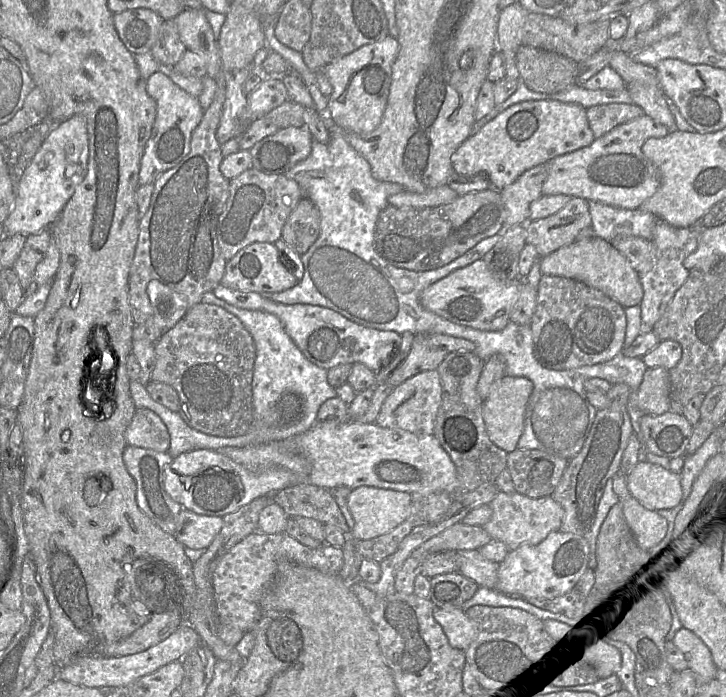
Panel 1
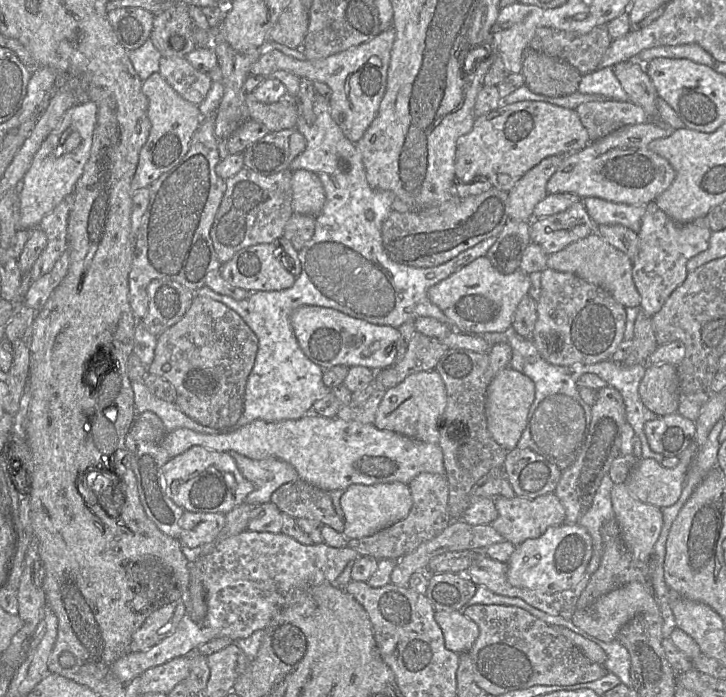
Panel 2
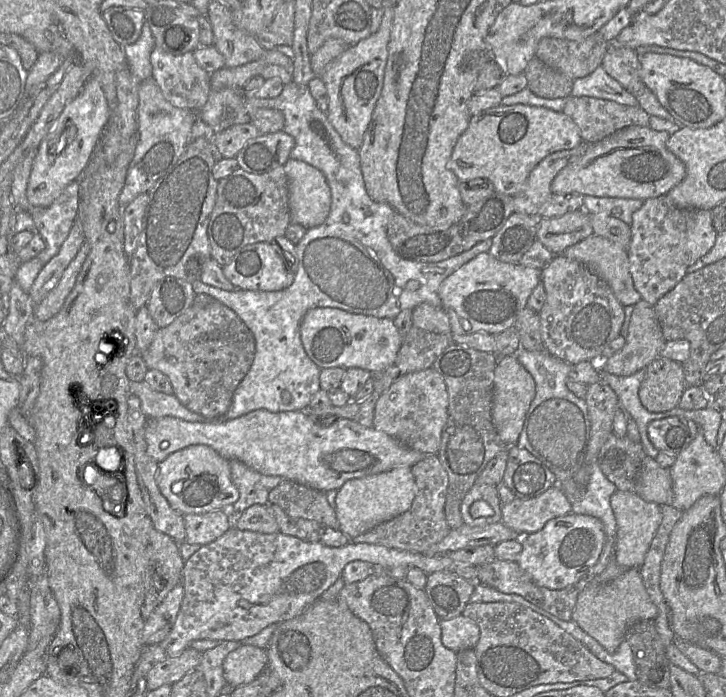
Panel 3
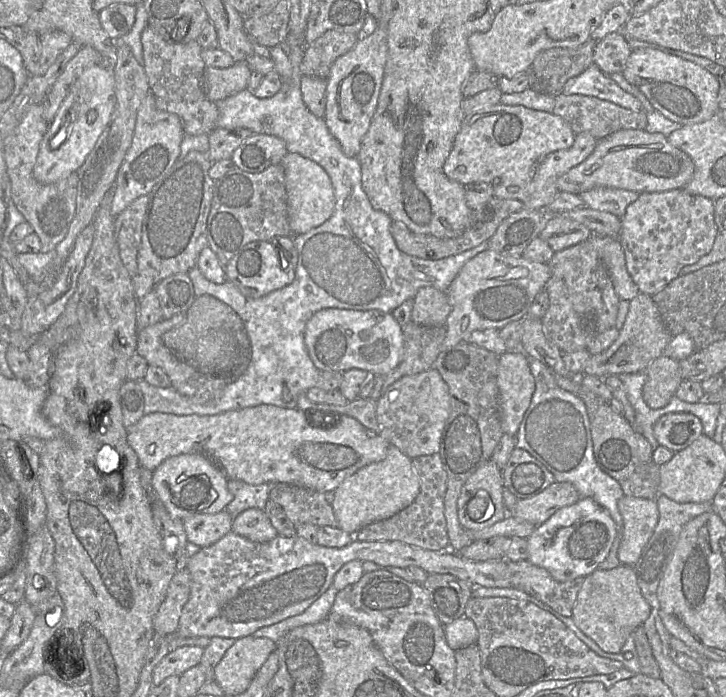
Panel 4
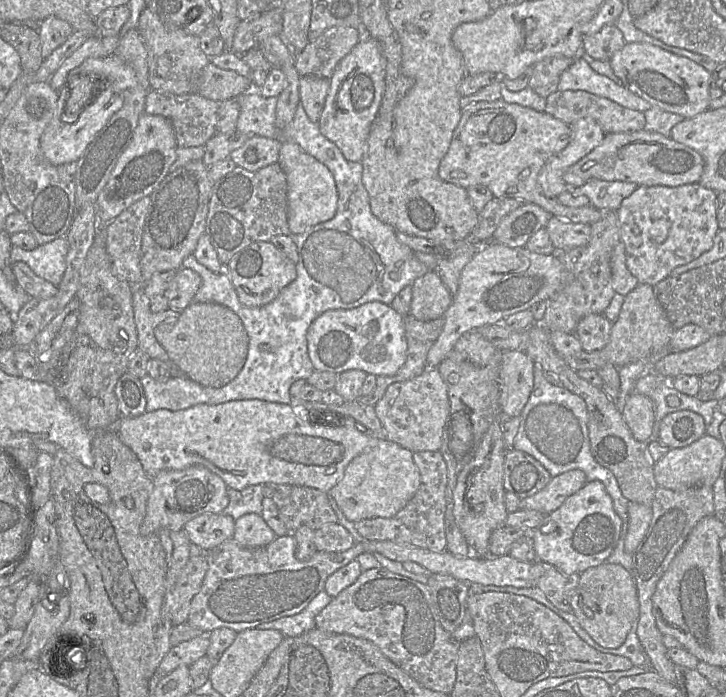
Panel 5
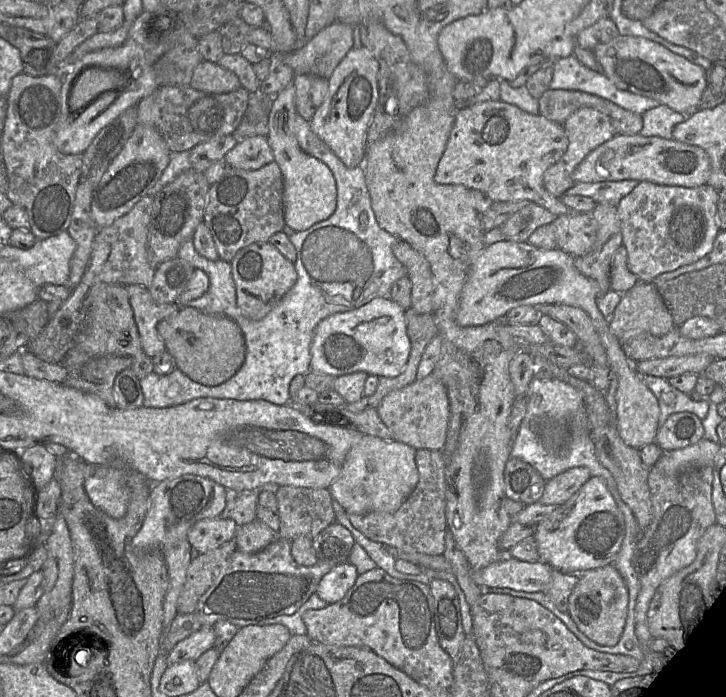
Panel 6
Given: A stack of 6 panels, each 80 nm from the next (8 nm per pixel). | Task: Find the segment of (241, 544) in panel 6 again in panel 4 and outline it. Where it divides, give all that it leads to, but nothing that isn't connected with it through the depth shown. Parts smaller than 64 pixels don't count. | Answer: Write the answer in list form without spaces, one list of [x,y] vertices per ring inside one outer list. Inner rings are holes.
[[[250,508],[233,520],[232,531],[253,542],[264,543],[278,536],[264,510]]]

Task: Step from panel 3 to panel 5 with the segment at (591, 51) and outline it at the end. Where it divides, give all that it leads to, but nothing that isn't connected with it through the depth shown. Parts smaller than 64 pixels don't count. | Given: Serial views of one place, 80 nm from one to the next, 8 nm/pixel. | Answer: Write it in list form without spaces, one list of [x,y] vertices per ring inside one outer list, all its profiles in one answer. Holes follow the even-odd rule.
[[[555,55],[537,62],[533,65],[533,73],[528,87],[544,98],[558,91],[560,76],[572,64],[574,59]]]

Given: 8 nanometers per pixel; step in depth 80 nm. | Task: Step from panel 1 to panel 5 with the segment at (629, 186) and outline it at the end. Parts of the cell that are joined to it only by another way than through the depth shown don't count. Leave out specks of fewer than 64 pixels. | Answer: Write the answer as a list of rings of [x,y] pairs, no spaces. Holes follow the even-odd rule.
[[[640,130],[606,134],[600,145],[564,173],[563,180],[569,189],[591,179],[676,187],[698,183],[703,170],[704,159],[694,149],[660,133]]]

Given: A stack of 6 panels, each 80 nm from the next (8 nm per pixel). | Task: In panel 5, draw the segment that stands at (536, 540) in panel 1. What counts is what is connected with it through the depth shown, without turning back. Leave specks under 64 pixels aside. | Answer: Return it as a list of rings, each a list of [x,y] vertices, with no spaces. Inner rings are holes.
[[[573,469],[555,477],[533,496],[520,500],[519,509],[536,510],[548,515],[572,494],[580,490],[587,482],[585,473],[580,469]]]

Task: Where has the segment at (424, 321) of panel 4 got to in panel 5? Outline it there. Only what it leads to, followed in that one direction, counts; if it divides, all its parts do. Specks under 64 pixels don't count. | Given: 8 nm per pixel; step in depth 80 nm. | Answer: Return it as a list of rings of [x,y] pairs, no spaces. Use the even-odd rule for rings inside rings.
[[[429,271],[412,284],[410,314],[420,321],[442,318],[452,297],[437,271]]]

